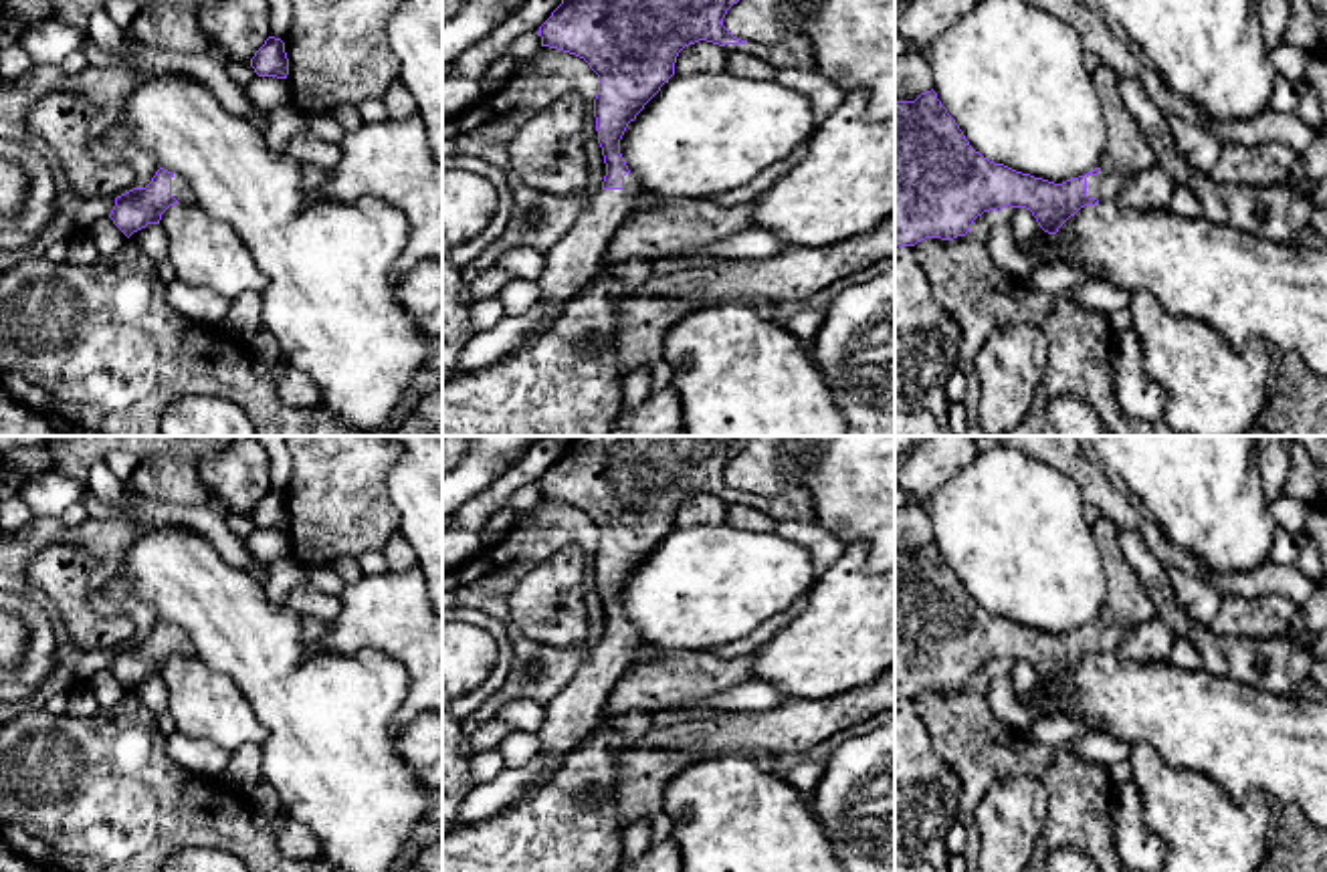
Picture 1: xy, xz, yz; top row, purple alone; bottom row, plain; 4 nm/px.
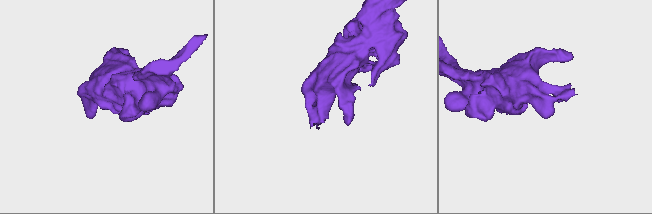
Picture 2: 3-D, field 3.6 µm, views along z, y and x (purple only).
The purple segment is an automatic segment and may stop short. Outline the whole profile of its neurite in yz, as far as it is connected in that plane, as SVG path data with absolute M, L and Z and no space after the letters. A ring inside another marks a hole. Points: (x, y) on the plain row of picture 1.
M933 541L921 545L915 553L895 555L895 704L903 698L915 698L925 690L953 692L965 688L978 668L990 662L1000 664L1008 658L1030 662L1044 684L1056 686L1081 660L1099 654L1115 654L1129 632L1131 628L1107 624L1103 620L1095 620L1062 636L1034 630L1004 616L994 616L976 604Z

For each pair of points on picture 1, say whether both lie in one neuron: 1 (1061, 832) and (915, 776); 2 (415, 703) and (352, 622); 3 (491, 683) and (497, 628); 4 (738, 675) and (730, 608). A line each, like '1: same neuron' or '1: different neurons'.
1: different neurons
2: same neuron
3: same neuron
4: different neurons

